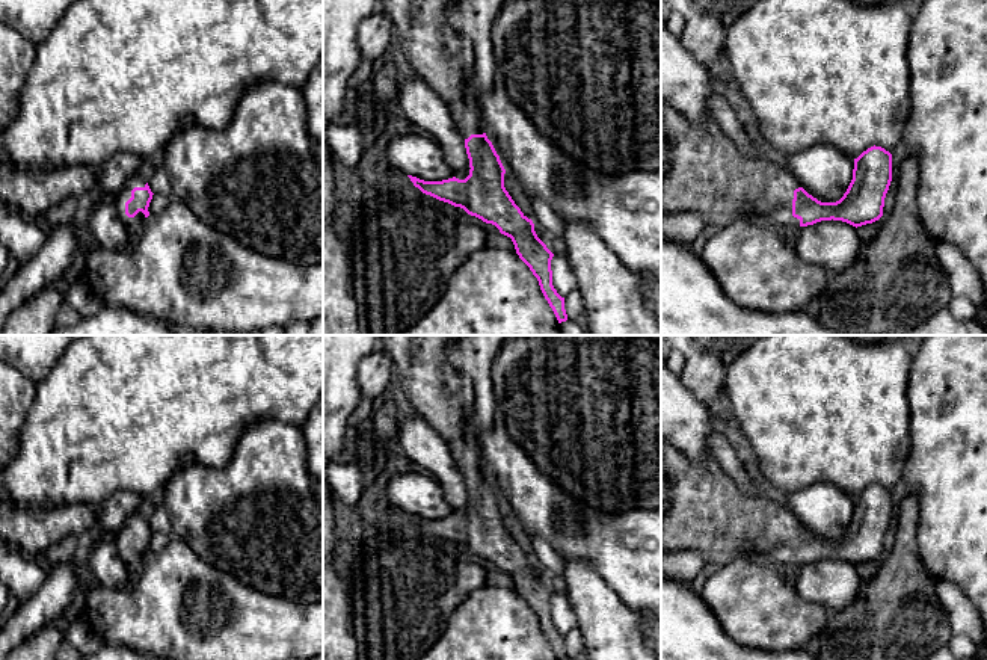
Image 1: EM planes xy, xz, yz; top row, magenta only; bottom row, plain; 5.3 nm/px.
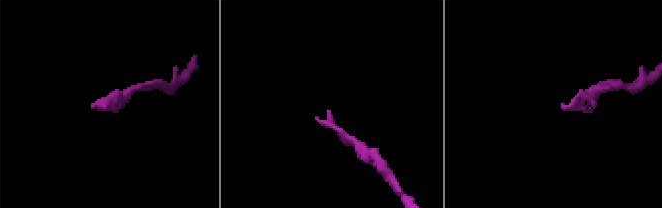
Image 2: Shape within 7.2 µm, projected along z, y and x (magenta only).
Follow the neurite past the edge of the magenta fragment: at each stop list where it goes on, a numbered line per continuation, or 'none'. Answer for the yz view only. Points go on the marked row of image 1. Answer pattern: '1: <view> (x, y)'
1: yz (702, 171)

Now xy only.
1: xy (135, 225)

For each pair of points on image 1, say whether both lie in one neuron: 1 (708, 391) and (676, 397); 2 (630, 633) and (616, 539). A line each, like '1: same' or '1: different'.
1: different
2: different

